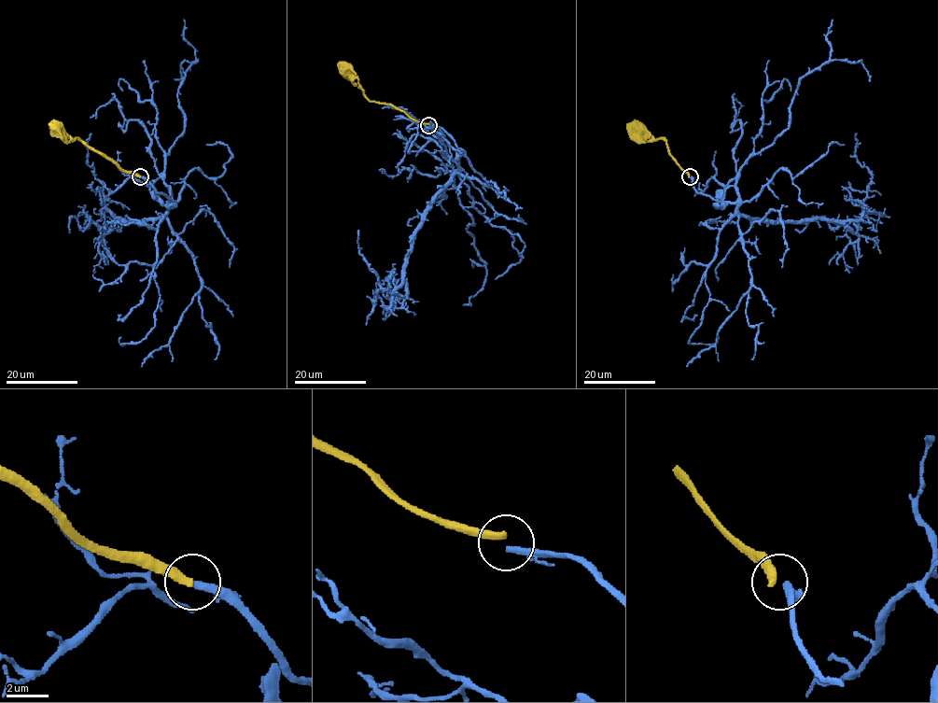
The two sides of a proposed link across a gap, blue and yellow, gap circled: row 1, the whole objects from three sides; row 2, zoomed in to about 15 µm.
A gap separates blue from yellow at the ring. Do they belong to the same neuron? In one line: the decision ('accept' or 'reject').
accept

